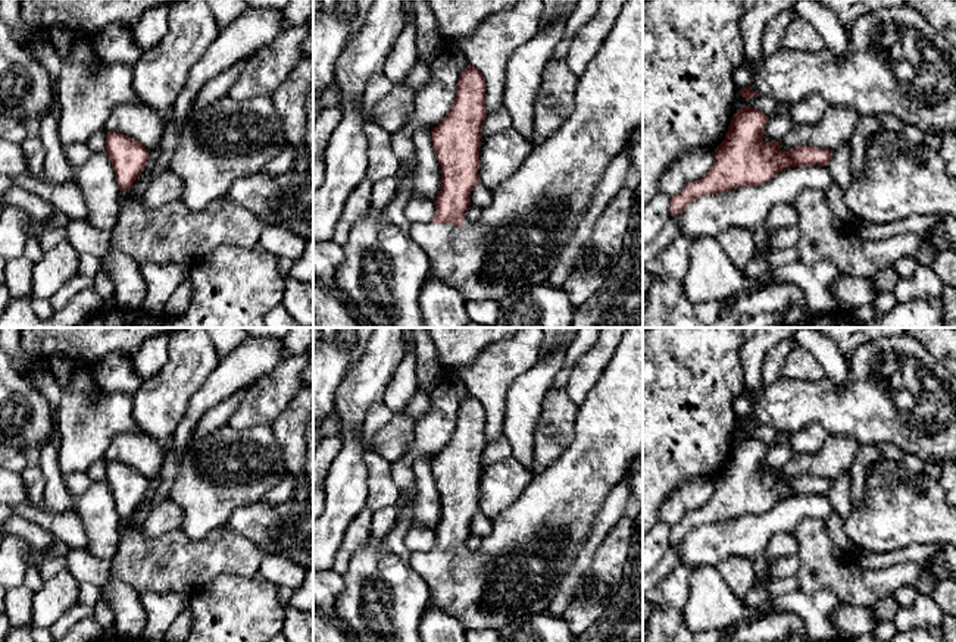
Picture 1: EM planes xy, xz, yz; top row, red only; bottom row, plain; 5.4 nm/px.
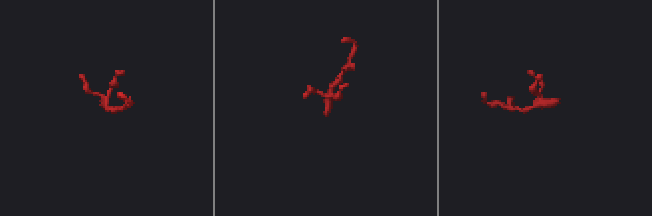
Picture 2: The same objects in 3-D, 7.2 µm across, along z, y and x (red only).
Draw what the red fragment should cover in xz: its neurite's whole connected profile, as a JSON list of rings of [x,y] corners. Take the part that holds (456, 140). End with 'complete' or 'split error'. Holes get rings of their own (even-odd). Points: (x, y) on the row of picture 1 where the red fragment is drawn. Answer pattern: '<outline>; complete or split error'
[[[627,0],[616,16],[602,47],[579,76],[574,109],[563,125],[546,141],[535,144],[519,169],[493,190],[493,200],[474,222],[465,220],[471,206],[471,191],[479,184],[481,128],[487,116],[485,79],[468,65],[456,85],[454,101],[446,118],[431,129],[431,143],[441,167],[441,188],[437,194],[435,216],[410,225],[413,241],[429,260],[428,279],[438,278],[456,288],[465,303],[472,300],[502,300],[515,291],[547,282],[554,270],[560,248],[569,241],[593,200],[596,187],[612,160],[628,147],[631,134],[643,126],[643,0]]]; split error

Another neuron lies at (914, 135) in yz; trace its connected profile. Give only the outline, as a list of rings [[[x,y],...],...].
[[[907,125],[902,132],[899,132],[899,135],[910,144],[919,144],[925,141],[925,134],[921,129],[910,125]]]

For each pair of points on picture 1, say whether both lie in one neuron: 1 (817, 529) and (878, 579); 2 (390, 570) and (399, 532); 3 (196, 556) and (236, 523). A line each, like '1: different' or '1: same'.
1: same
2: same
3: different

